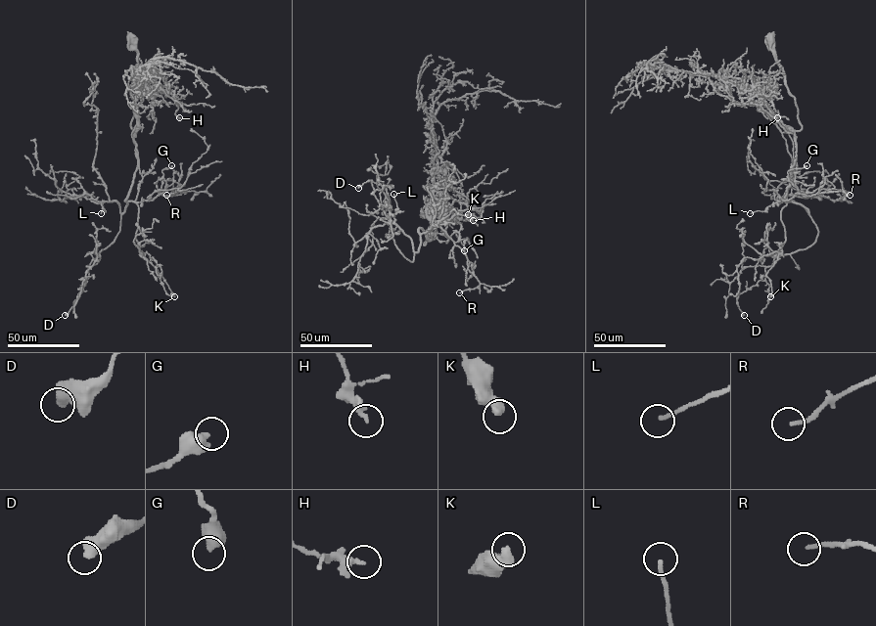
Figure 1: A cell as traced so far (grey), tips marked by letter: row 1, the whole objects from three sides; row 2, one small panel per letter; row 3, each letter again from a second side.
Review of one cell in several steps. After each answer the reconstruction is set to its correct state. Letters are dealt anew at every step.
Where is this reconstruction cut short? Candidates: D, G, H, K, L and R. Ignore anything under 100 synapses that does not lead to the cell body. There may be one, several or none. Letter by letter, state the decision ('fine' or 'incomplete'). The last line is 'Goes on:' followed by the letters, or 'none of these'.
D: fine
G: fine
H: fine
K: fine
L: fine
R: fine
Goes on: none of these

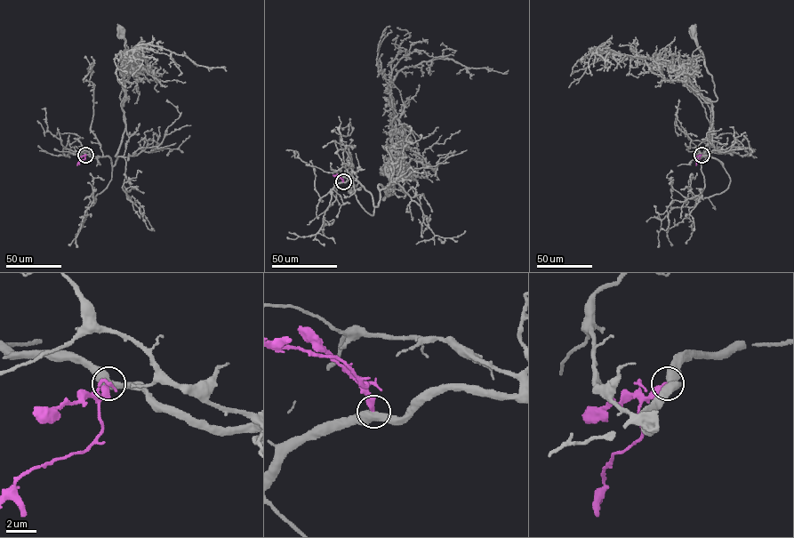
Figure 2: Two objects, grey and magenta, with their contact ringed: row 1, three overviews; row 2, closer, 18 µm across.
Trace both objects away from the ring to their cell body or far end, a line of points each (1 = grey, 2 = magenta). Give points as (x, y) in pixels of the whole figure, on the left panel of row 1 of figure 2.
1: (85, 155), (108, 156), (113, 165), (124, 131), (119, 95), (129, 65), (120, 29)
2: (85, 155), (76, 165)

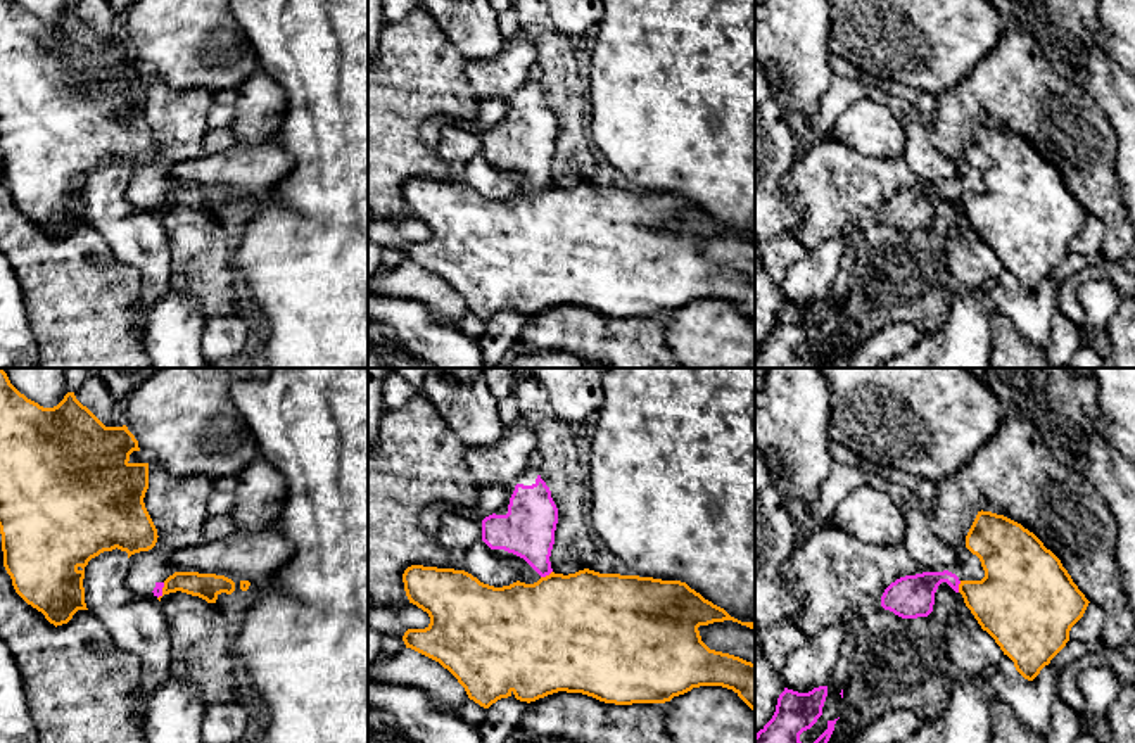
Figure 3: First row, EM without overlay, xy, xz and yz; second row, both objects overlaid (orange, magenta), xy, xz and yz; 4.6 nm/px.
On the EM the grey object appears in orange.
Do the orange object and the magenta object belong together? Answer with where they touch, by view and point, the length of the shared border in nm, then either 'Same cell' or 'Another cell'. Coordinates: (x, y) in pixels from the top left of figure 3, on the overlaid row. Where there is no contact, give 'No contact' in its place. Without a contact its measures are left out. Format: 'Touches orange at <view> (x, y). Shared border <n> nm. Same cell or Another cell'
Touches orange at xz (546, 576). Shared border 70 nm. Another cell

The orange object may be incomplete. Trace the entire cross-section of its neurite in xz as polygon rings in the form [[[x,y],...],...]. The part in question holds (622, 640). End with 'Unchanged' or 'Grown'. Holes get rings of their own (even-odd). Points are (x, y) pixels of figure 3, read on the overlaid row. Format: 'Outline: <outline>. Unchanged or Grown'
Outline: [[[423,565],[408,567],[403,582],[409,603],[430,617],[425,629],[404,632],[406,648],[439,662],[458,679],[468,698],[484,708],[511,695],[530,703],[558,691],[582,693],[615,705],[665,703],[693,688],[722,686],[732,689],[755,712],[755,664],[710,650],[698,631],[700,626],[724,620],[755,629],[755,622],[731,617],[686,582],[584,568],[568,575],[551,572],[534,584],[517,581],[494,587],[465,570]]]. Unchanged

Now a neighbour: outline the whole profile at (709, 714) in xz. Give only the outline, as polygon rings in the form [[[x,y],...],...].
[[[700,686],[670,700],[674,743],[755,743],[755,712],[722,686]]]

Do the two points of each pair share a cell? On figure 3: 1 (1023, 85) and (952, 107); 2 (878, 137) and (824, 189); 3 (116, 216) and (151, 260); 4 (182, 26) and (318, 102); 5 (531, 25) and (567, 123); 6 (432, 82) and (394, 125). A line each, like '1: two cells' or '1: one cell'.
1: one cell
2: two cells
3: one cell
4: two cells
5: one cell
6: one cell

